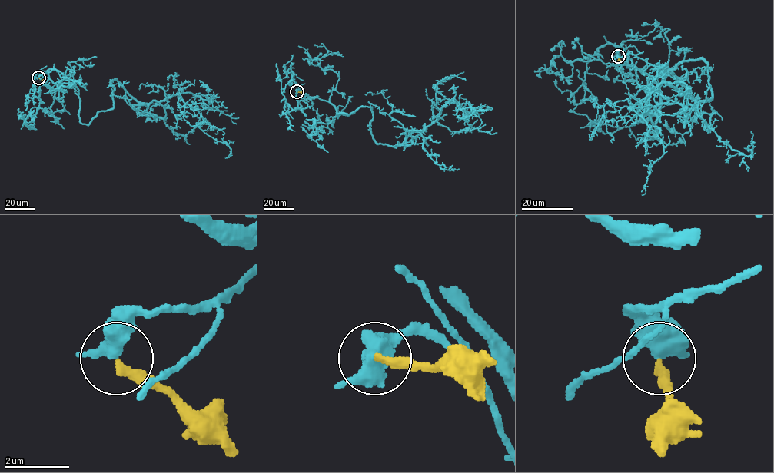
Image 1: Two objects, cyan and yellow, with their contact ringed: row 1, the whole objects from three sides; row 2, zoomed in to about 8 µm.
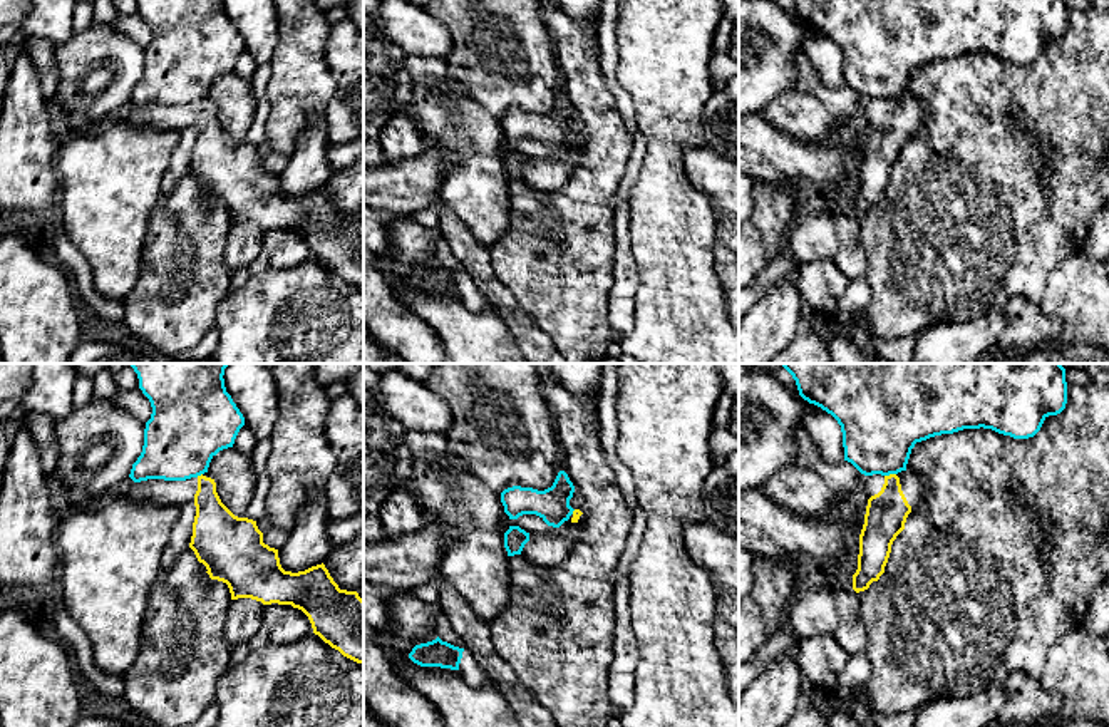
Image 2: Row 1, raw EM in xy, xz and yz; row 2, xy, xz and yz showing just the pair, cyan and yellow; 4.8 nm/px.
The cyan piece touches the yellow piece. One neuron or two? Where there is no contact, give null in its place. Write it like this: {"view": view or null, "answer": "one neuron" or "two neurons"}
{"view": "yz", "answer": "two neurons"}

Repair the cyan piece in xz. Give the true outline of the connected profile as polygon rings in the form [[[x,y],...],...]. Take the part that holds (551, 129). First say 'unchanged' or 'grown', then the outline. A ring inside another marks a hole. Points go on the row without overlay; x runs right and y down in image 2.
unchanged | [[[560,95],[553,111],[538,116],[533,112],[513,111],[501,117],[501,127],[509,144],[518,144],[523,139],[536,139],[548,151],[560,152],[573,139],[570,124],[575,111],[565,95]]]

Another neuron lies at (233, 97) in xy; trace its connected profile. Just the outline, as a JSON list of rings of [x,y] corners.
[[[228,72],[213,80],[208,99],[216,107],[221,127],[238,142],[246,142],[251,127],[256,97],[250,80]]]

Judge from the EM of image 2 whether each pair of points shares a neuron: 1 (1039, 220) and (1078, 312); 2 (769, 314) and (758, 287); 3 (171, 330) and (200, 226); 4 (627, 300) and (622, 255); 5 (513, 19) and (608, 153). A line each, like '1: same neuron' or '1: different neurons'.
1: different neurons
2: different neurons
3: same neuron
4: same neuron
5: different neurons

